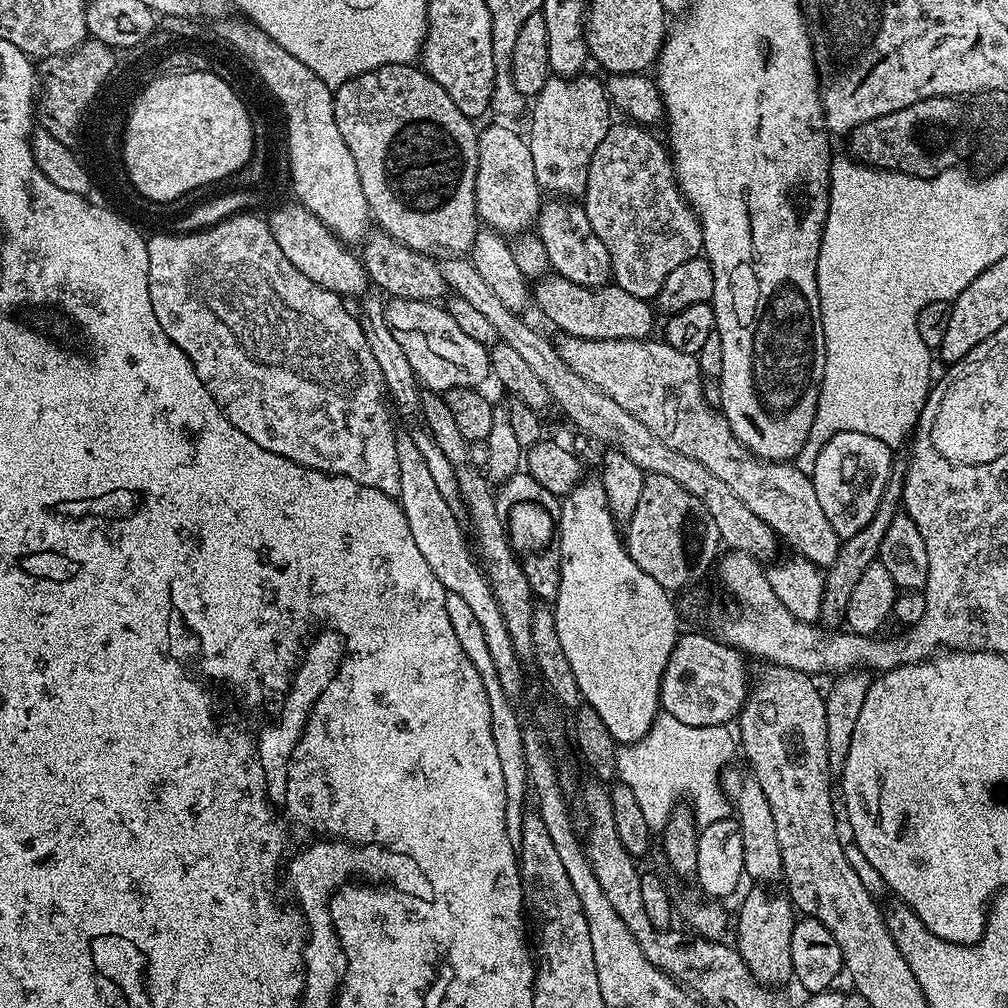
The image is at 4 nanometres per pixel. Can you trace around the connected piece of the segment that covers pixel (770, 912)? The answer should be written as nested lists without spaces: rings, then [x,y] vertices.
[[[752,886],[745,894],[744,901],[740,904],[740,914],[734,918],[734,947],[742,954],[742,962],[746,962],[750,974],[754,974],[756,981],[769,986],[784,986],[780,984],[793,979],[790,934],[794,934],[798,913],[787,895],[775,896],[764,888],[767,887]]]

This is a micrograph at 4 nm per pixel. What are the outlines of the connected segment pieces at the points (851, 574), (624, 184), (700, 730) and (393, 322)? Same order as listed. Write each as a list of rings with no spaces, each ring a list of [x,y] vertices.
[[[893,459],[892,473],[888,475],[888,485],[878,502],[878,510],[874,510],[874,518],[858,530],[858,534],[843,537],[840,550],[834,562],[824,572],[824,589],[822,590],[822,610],[820,611],[819,623],[829,630],[836,630],[844,624],[846,614],[846,602],[850,602],[850,593],[854,590],[854,582],[862,575],[866,566],[877,563],[882,550],[882,537],[886,534],[890,522],[898,515],[904,499],[904,473],[906,464],[903,459]]]
[[[613,123],[594,150],[582,203],[594,234],[602,238],[602,246],[610,253],[615,287],[651,301],[676,267],[701,255],[702,226],[676,182],[669,149],[661,141],[660,145],[647,127],[623,123]]]
[[[661,711],[650,726],[648,733],[641,740],[617,747],[616,775],[619,783],[630,786],[630,791],[633,792],[638,807],[642,809],[642,815],[646,817],[646,822],[650,822],[650,826],[654,830],[663,829],[670,814],[683,800],[690,805],[696,816],[697,825],[703,826],[710,822],[729,819],[733,815],[732,806],[728,803],[728,795],[724,793],[722,773],[731,761],[728,759],[731,758],[732,751],[737,751],[737,748],[738,740],[731,727],[722,724],[686,726],[686,722],[678,722],[678,718],[674,718],[666,711]]]
[[[395,297],[385,303],[384,314],[390,333],[394,334],[395,341],[402,346],[402,351],[406,353],[406,359],[410,361],[410,366],[414,366],[414,374],[427,391],[443,394],[455,388],[479,389],[480,383],[486,378],[489,379],[489,349],[470,338],[454,322],[444,306],[431,300]]]

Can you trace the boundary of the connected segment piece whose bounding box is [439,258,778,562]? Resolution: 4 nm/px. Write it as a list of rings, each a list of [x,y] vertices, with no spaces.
[[[444,258],[439,261],[439,266],[444,275],[445,285],[449,289],[456,288],[452,289],[455,295],[470,302],[471,306],[494,325],[503,344],[518,350],[520,357],[527,361],[535,376],[546,386],[551,403],[564,411],[565,418],[582,435],[589,436],[600,444],[608,444],[604,446],[609,449],[626,454],[626,458],[630,458],[630,462],[634,462],[634,466],[638,466],[646,474],[666,474],[666,478],[674,478],[674,482],[678,482],[682,490],[690,490],[690,494],[694,494],[694,498],[698,498],[698,502],[702,502],[702,506],[710,510],[710,518],[714,518],[714,526],[718,526],[721,541],[729,549],[750,554],[761,562],[767,561],[767,556],[775,554],[776,544],[778,545],[776,531],[766,526],[766,522],[762,522],[762,518],[758,518],[758,514],[754,514],[754,510],[750,510],[750,506],[746,506],[742,498],[738,498],[738,494],[734,494],[734,490],[730,490],[730,486],[722,482],[722,478],[710,474],[710,470],[706,470],[702,462],[674,450],[674,446],[666,446],[666,442],[662,442],[658,434],[642,426],[642,422],[638,422],[634,414],[622,410],[622,406],[618,406],[618,402],[614,402],[610,394],[602,394],[602,390],[586,382],[582,374],[574,374],[574,370],[570,370],[570,366],[562,362],[560,349],[555,343],[551,344],[542,333],[535,332],[526,321],[520,320],[524,318],[517,313],[506,310],[506,306],[499,301],[494,290],[490,290],[489,284],[482,279],[482,274],[478,274],[471,259]]]

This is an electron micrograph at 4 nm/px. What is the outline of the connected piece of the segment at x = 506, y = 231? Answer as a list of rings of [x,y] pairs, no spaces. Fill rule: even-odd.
[[[496,122],[500,124],[492,124],[489,128],[481,127],[478,132],[479,142],[478,142],[478,174],[476,175],[476,214],[477,217],[481,221],[484,220],[489,229],[493,232],[499,232],[501,236],[505,238],[511,238],[513,236],[518,236],[522,232],[527,232],[529,229],[533,227],[536,223],[536,216],[540,212],[540,205],[542,203],[542,189],[540,183],[538,182],[538,178],[534,174],[534,158],[530,154],[530,146],[528,145],[527,139],[523,135],[520,136],[518,133],[515,132],[512,128],[507,128],[507,123],[504,122]]]

